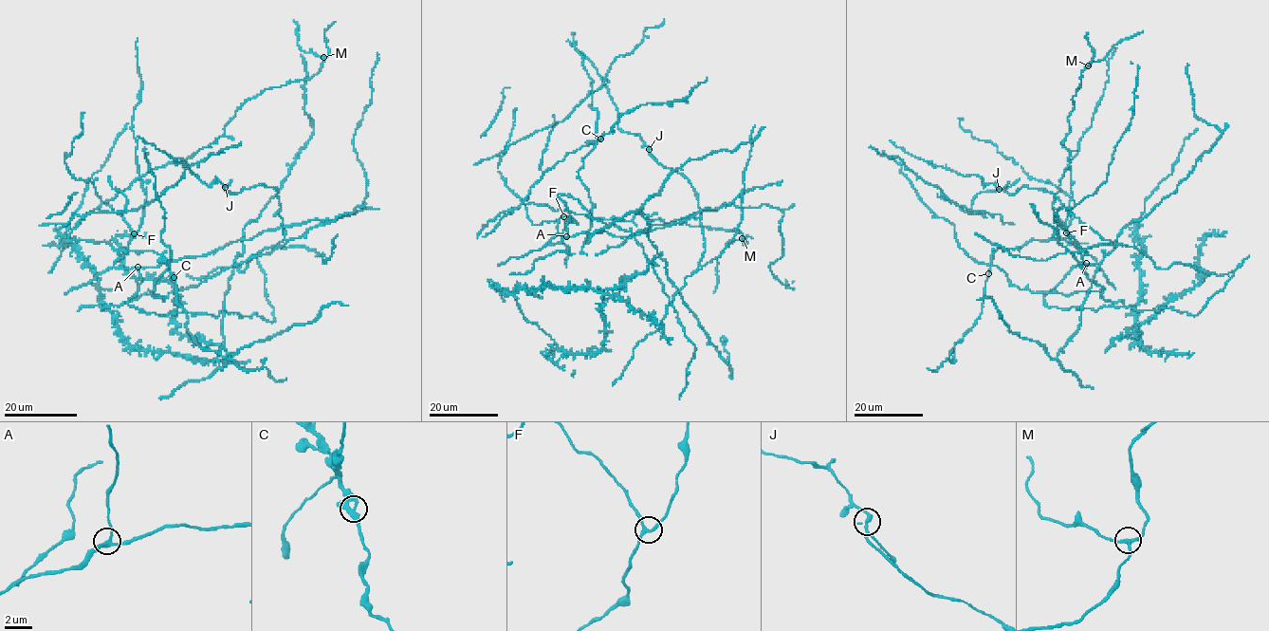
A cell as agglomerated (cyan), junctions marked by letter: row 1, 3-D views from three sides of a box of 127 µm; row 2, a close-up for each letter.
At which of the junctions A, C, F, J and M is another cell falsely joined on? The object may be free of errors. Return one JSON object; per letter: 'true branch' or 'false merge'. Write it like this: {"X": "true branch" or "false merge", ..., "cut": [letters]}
{"A": "true branch", "C": "true branch", "F": "true branch", "J": "true branch", "M": "true branch", "cut": []}

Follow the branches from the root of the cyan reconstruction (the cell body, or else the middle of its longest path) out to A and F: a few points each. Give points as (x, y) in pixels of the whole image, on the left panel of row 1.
A: (246, 239), (230, 242), (202, 256), (186, 256), (156, 267), (137, 267)
F: (246, 239), (230, 242), (202, 256), (186, 256), (156, 267), (115, 267), (128, 250), (134, 233)

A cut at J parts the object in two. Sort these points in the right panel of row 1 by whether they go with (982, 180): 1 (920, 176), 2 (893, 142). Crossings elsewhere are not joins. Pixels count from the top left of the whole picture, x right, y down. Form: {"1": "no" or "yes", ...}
{"1": "no", "2": "yes"}

